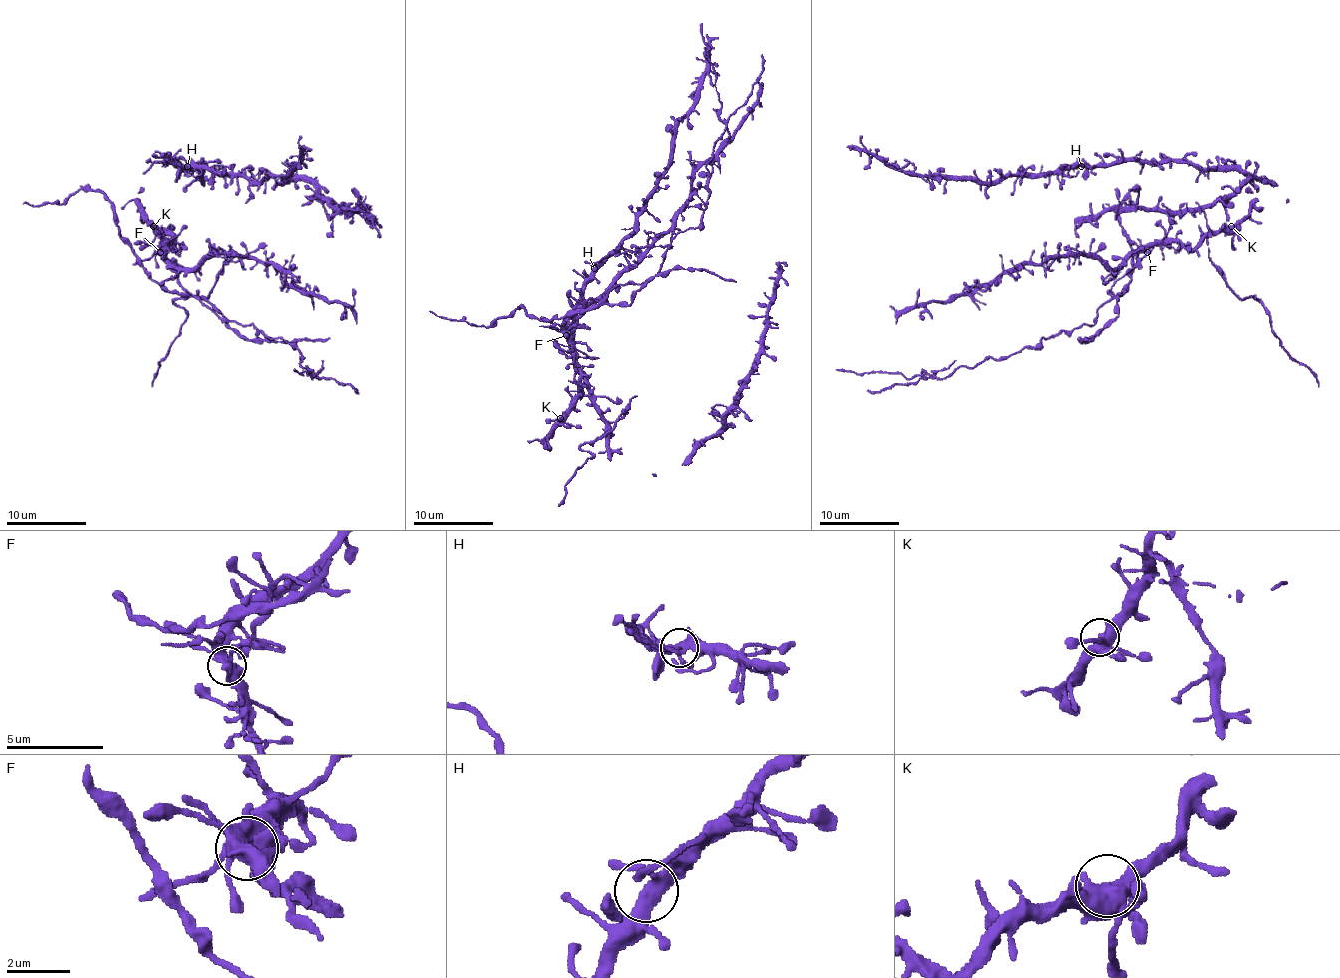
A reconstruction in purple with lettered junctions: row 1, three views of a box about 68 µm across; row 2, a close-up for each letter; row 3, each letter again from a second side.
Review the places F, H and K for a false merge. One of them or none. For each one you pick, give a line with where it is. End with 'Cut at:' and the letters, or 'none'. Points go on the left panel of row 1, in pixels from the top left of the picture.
F: at (160, 252)
Cut at: F

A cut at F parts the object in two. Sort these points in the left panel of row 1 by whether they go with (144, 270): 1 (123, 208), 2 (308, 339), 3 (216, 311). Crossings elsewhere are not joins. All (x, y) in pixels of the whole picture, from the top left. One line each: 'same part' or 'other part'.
1: other part
2: same part
3: same part

